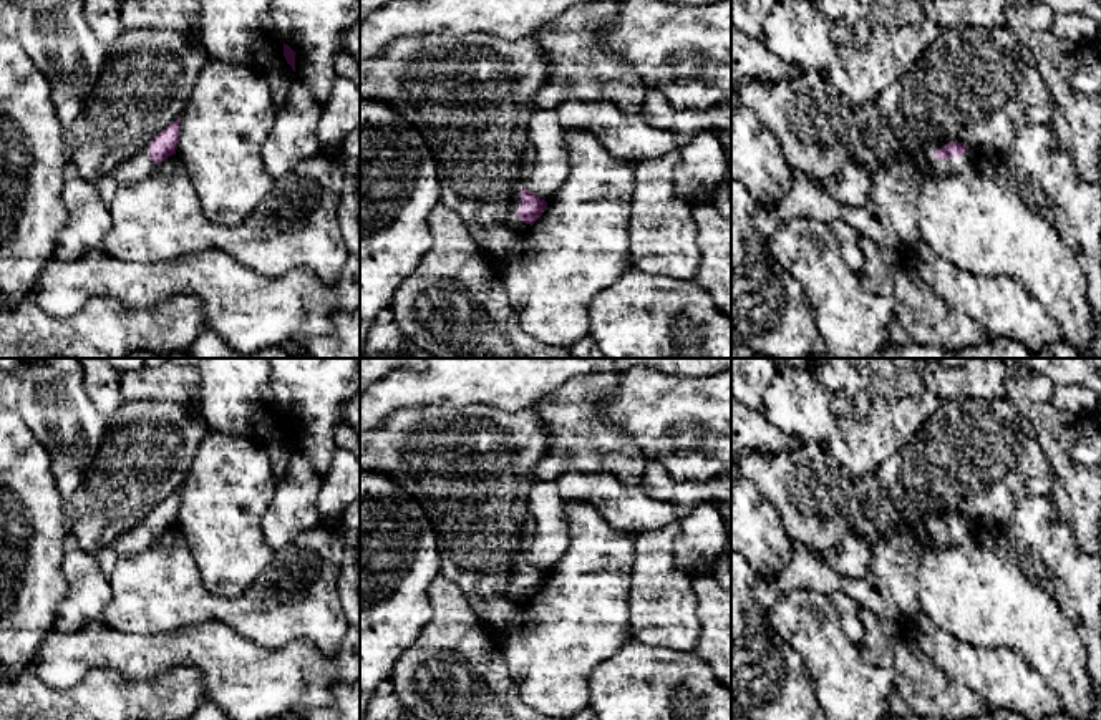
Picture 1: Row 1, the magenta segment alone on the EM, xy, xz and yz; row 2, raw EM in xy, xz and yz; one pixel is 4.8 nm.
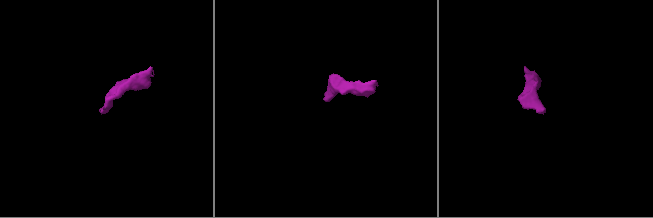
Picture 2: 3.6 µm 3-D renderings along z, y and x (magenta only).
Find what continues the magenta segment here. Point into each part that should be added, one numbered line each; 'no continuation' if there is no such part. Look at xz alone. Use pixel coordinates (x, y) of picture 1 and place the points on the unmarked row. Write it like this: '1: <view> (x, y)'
1: xz (509, 591)

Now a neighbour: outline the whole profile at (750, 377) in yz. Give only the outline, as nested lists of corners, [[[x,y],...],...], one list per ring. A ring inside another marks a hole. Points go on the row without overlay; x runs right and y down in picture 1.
[[[731,358],[731,396],[751,411],[764,413],[763,393],[776,372],[773,358]]]

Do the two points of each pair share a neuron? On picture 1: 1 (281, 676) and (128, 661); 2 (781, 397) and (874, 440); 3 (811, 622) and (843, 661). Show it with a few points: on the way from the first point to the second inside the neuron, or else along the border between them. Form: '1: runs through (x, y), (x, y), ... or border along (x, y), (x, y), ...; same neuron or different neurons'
1: runs through (242, 676), (216, 651), (166, 651); same neuron
2: border along (838, 428), (826, 447); different neurons
3: runs through (814, 632), (833, 651); same neuron

